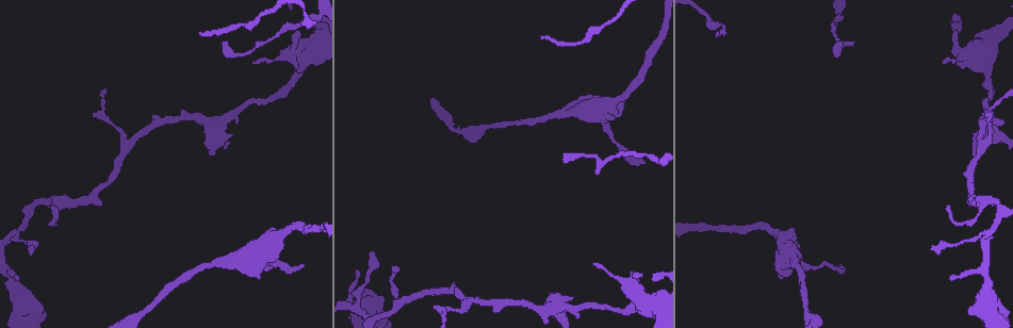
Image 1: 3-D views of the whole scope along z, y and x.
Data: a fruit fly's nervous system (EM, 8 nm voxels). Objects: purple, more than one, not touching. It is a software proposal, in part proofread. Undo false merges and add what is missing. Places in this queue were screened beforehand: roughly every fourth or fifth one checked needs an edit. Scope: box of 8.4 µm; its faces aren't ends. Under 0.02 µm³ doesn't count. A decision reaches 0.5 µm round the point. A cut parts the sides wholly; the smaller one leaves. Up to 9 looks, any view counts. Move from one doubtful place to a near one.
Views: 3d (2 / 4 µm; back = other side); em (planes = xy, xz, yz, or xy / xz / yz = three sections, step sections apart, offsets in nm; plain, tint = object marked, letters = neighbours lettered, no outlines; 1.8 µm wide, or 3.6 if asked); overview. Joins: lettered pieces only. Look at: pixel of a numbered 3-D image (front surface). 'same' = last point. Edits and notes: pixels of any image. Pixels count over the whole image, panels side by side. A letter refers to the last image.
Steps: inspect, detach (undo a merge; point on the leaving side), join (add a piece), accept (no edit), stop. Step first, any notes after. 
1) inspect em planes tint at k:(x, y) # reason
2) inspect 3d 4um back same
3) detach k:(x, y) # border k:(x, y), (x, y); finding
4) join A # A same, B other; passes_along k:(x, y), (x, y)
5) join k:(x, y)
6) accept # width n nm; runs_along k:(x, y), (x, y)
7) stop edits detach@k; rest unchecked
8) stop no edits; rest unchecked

inspect em planes letters at 1:(839, 264) # an open end

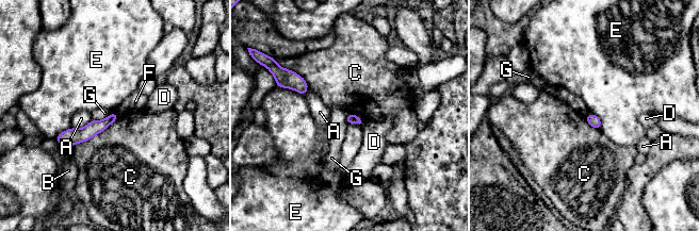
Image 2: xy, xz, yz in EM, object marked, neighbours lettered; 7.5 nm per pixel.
accept # A other, B other, C other, D other, E other, F other, G other; border 2:(114, 112), (102, 119), (93, 119); none of them fits

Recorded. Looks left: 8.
inspect em planes letters at 1:(585, 111)

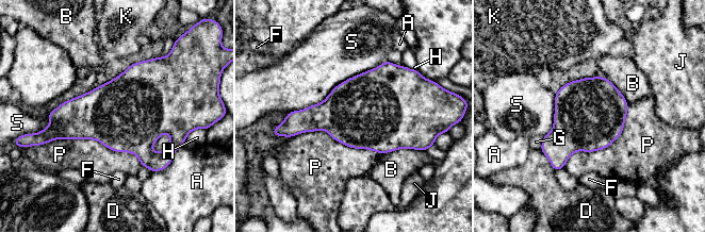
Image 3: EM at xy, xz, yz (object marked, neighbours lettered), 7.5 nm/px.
accept # width 550 nm; A other, B other, D other, F other, G other, H other, J other, K other, P other, S other; border 3:(47, 142), (97, 139), (141, 164); continuous, no second neuron

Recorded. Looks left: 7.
inspect 3d 4um back at 1:(553, 293) # free end

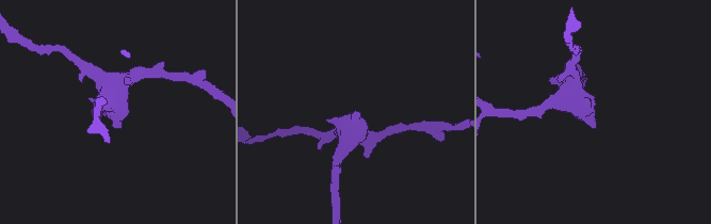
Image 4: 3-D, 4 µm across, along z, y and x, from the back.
inspect em planes letters at 4:(594, 127) # shape alone is not enough

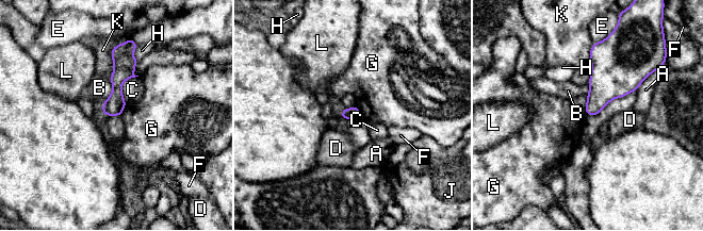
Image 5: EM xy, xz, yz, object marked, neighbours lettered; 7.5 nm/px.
accept # A other, B other, C other, D other, E other, F other, G other, H other, J other, K other, L other; runs_along 5:(119, 48), (116, 99), (104, 112); none of them fits

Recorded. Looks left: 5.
inspect em planes plain at 1:(223, 40) # thin end

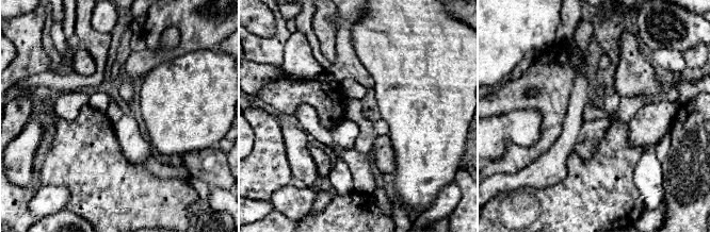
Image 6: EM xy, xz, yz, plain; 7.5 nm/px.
inspect em planes letters same

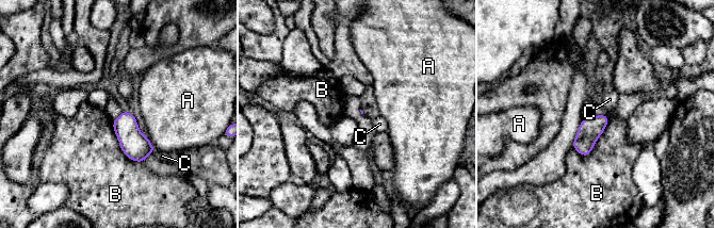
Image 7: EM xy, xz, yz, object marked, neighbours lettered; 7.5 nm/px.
accept # A other, B other, C other; border 7:(112, 120), (120, 149), (143, 163); none of them fits

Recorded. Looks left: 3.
stop no edits; rest unchecked

